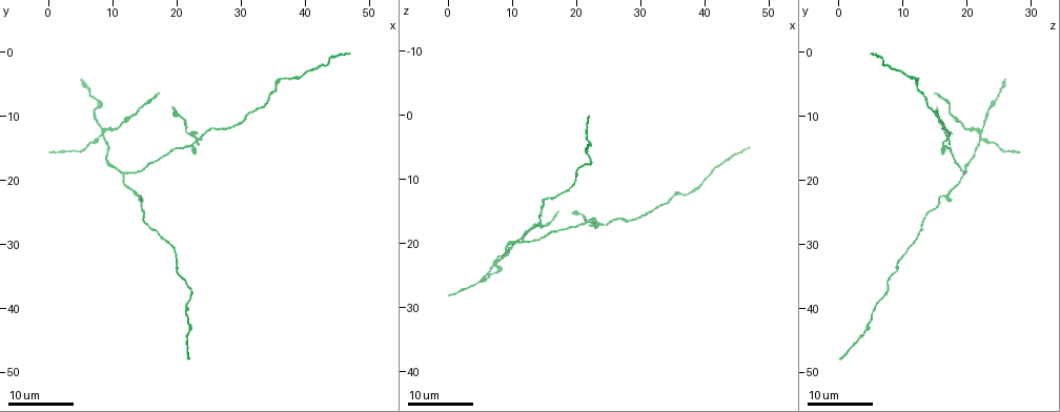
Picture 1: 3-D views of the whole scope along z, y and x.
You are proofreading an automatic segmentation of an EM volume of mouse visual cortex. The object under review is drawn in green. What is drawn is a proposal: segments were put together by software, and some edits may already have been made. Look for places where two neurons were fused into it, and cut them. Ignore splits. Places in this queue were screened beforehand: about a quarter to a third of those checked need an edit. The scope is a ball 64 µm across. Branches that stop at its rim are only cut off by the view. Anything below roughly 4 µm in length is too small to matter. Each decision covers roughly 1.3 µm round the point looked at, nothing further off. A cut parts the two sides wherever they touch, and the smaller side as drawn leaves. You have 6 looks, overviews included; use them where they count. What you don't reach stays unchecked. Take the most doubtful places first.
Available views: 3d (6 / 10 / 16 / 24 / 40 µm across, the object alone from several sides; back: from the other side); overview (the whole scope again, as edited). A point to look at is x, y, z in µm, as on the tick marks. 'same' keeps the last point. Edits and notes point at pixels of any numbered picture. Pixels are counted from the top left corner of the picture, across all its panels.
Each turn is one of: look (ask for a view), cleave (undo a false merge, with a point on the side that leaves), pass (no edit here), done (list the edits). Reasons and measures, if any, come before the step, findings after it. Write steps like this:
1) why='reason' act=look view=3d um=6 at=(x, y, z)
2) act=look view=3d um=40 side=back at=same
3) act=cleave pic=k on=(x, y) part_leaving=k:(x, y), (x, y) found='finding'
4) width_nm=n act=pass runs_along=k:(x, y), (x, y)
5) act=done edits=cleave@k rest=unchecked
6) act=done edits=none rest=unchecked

why='four or more arms meet' act=look view=3d um=24 at=(23.0, 13.5, 17.0)

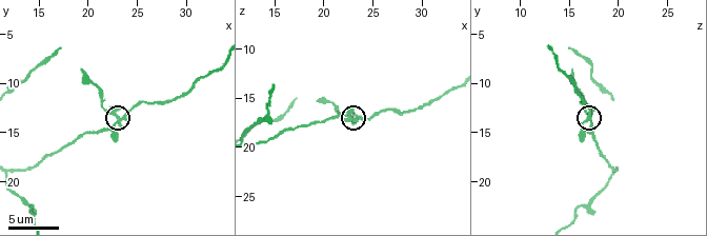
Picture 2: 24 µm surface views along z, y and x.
act=look view=3d um=6 at=(23.2, 13.4, 16.8)

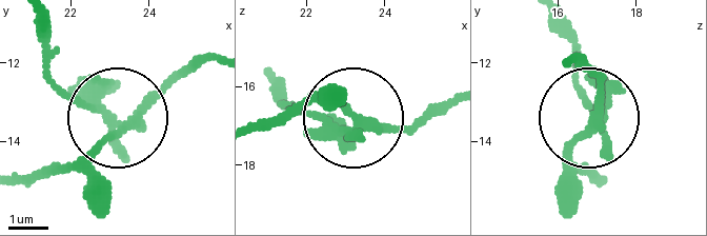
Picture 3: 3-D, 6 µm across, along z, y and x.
act=look view=3d um=6 side=back at=(23.25, 13.55, 17.05)

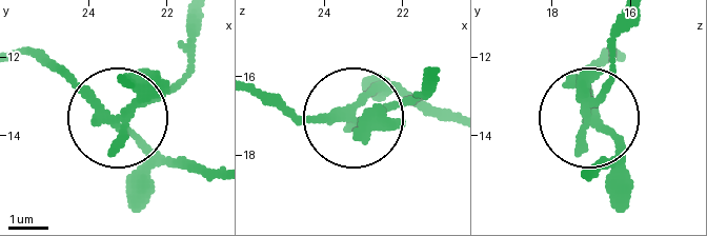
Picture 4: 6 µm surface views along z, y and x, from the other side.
act=cleave pic=4 on=(163, 96) part_leaving=4:(114, 123), (181, 73), (190, 22) found='two neurons meet here'

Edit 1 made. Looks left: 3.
why='a fork' act=look view=3d um=16 at=(11.5, 19.0, 19.5)

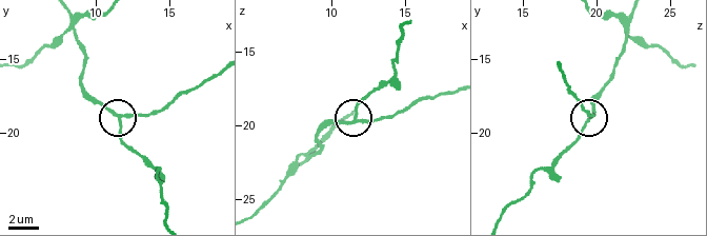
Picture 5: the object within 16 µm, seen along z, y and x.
act=look view=3d um=6 at=(11.8, 19.0, 19.4)

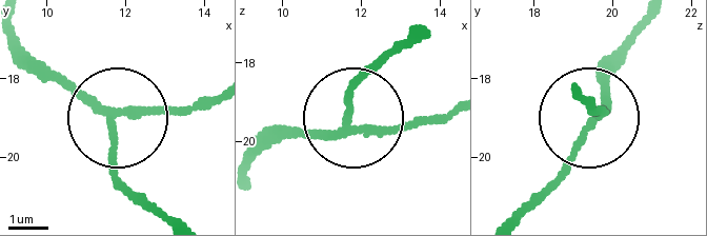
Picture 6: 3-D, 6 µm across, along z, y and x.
act=pass runs_along=6:(211, 97), (101, 114), (35, 63) found='continuous, no second neuron'

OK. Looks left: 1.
act=done edits=cleave@4 rest=unchecked

